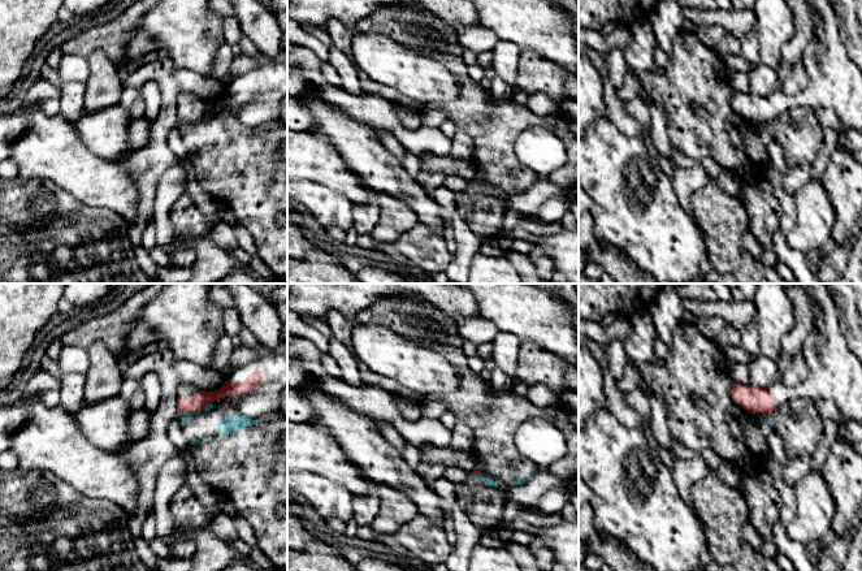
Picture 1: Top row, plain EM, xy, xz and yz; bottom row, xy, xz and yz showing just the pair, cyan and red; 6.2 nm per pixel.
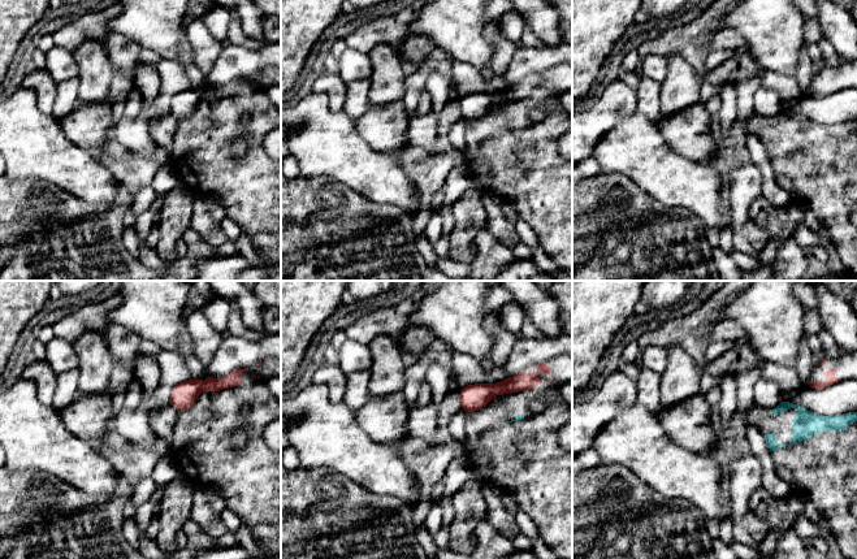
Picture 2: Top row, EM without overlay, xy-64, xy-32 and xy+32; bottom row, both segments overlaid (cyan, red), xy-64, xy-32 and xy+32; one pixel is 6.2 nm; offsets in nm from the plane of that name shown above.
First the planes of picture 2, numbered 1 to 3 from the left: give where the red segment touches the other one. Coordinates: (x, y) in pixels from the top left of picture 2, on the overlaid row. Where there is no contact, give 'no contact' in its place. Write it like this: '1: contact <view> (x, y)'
1: no contact
2: no contact
3: no contact

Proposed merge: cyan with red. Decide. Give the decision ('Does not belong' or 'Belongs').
Does not belong

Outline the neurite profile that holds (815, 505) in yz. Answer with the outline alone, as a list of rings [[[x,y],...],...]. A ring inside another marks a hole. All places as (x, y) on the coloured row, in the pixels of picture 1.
[[[810,470],[793,486],[796,516],[787,524],[787,535],[803,546],[819,541],[836,515],[836,501],[820,472]]]

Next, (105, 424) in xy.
[[[121,397],[85,405],[74,414],[83,436],[95,446],[118,453],[134,440],[129,434],[131,407]]]

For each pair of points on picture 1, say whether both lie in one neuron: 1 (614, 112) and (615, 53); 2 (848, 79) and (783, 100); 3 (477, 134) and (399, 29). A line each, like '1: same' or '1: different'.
1: same
2: same
3: same

